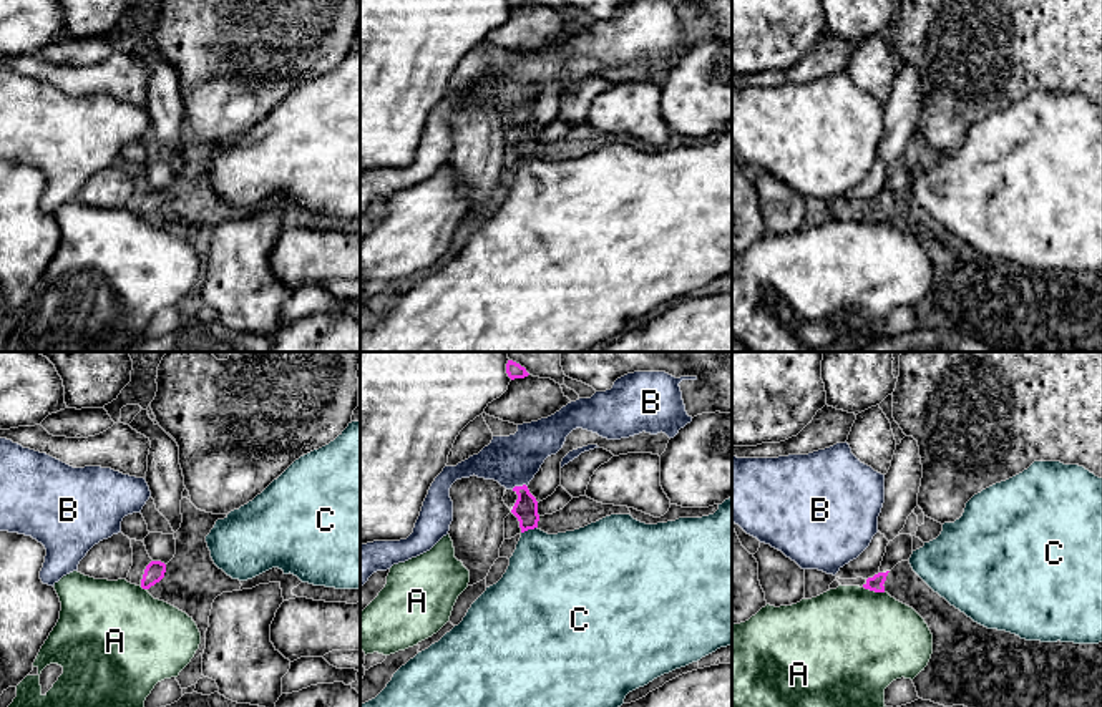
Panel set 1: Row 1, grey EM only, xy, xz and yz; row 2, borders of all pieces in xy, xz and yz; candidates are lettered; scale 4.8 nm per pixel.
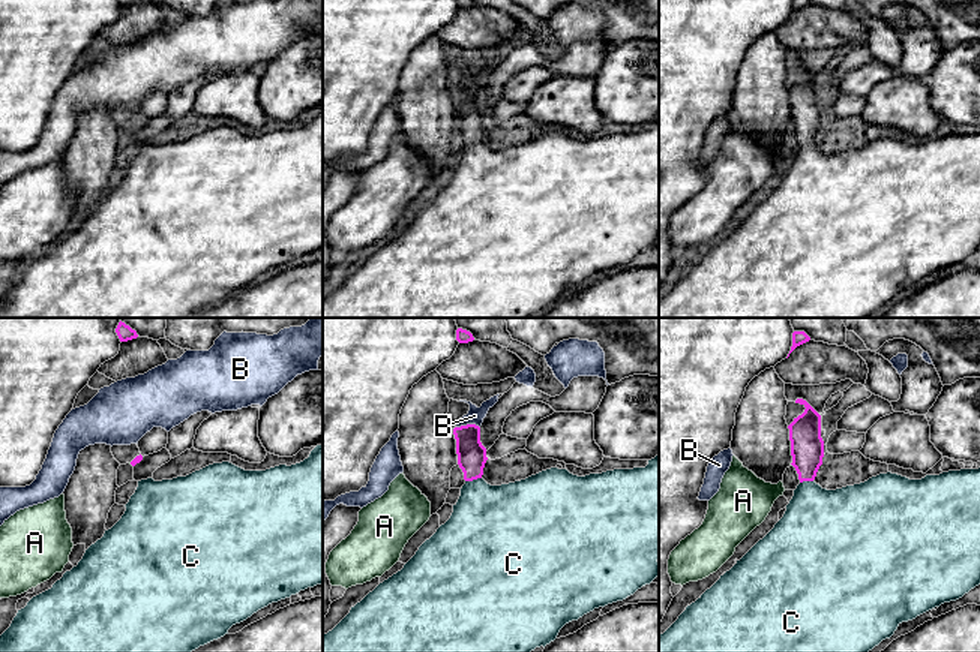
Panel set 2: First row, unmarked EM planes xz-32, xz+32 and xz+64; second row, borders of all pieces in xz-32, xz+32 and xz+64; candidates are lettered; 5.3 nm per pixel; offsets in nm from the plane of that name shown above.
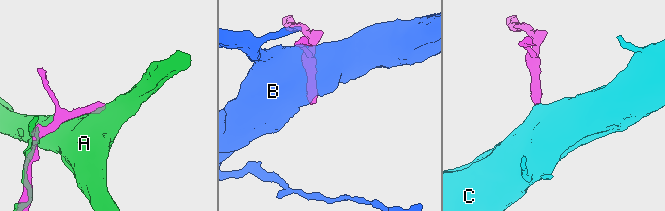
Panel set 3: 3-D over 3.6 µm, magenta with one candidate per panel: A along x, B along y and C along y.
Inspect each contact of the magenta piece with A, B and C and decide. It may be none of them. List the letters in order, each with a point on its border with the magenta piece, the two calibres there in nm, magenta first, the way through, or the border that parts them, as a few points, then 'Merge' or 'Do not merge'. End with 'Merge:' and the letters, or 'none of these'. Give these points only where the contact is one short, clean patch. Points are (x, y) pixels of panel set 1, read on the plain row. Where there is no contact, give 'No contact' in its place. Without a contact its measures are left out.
A: Touches magenta at yz (873, 218). Thickness 70 nm (magenta) against 480 nm. Do not merge
B: Touches magenta at xz (518, 115). Thickness 120 nm (magenta) against 240 nm. Do not merge
C: Touches magenta at xz (528, 156). Thickness 120 nm (magenta) against 400 nm. Path across: xz (525, 136), (528, 156), (541, 193), (550, 203). Merge
Merge: C

